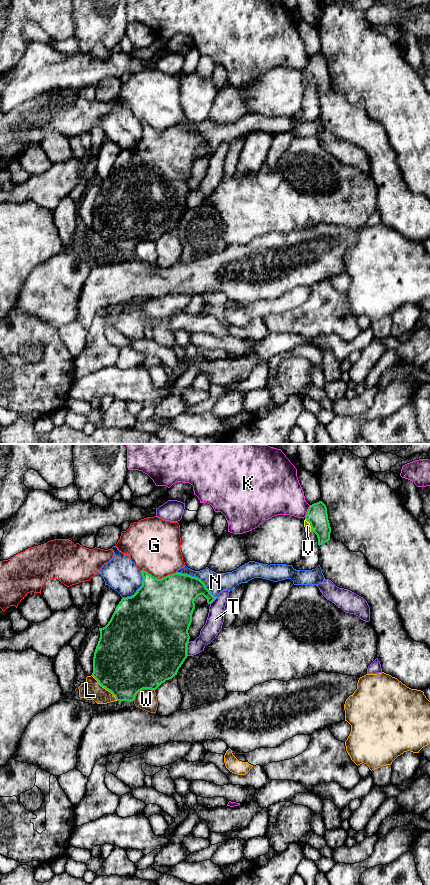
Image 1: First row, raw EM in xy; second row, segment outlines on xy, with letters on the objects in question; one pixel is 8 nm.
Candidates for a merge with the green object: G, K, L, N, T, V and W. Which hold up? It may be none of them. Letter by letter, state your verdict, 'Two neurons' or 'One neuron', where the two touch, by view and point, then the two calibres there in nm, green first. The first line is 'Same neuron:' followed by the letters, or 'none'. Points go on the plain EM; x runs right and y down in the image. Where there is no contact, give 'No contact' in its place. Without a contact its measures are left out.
Same neuron: V
G: Two neurons. Touches green at xy (159, 131). Thickness 500 nm (green) against 400 nm
K: Two neurons. Touches green at xy (308, 63). Thickness 170 nm (green) against 320 nm
L: Two neurons. Touches green at xy (105, 240). Thickness 500 nm (green) against 160 nm
N: Two neurons. Touches green at xy (197, 130). Thickness 340 nm (green) against 160 nm
T: Two neurons. Touches green at xy (186, 200). Thickness 500 nm (green) against 140 nm
V: One neuron. Touches green at xy (310, 77). Thickness 170 nm (green) against 50 nm
W: Two neurons. Touches green at xy (142, 241). Thickness 500 nm (green) against 170 nm

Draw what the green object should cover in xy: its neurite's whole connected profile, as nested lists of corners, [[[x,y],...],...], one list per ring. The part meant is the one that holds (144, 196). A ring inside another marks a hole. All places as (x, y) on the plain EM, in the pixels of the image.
[[[141,123],[143,133],[137,144],[122,150],[108,176],[99,180],[100,190],[93,209],[92,228],[106,242],[110,243],[117,253],[134,253],[136,246],[143,241],[156,242],[166,232],[172,231],[187,210],[188,185],[195,161],[195,151],[203,147],[211,156],[216,149],[206,140],[201,131],[187,126],[174,125],[162,131],[154,130],[148,124]]]

